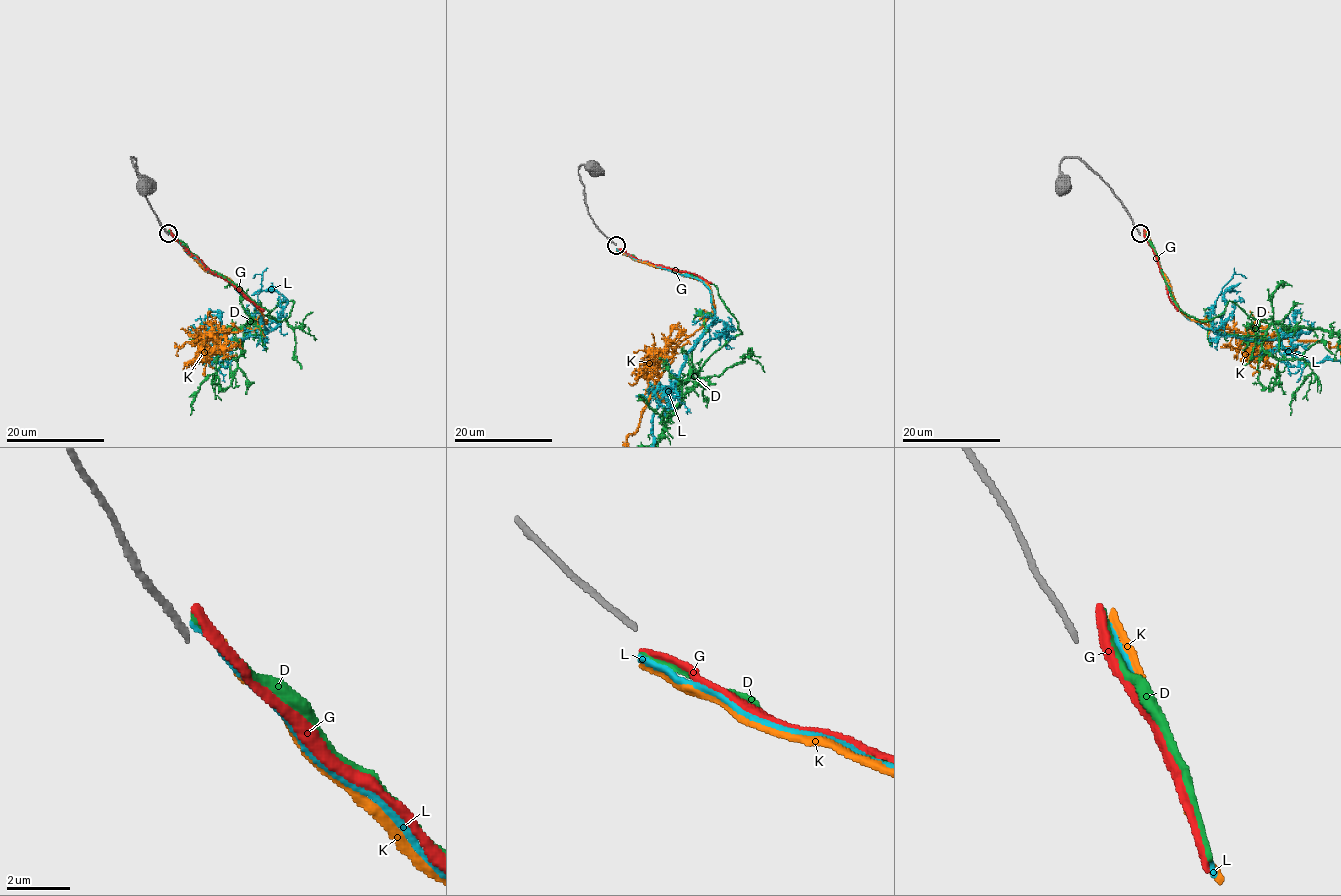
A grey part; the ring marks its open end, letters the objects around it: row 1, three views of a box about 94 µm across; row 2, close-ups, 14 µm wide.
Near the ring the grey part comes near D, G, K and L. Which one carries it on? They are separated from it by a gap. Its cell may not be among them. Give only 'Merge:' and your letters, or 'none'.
Merge: D

